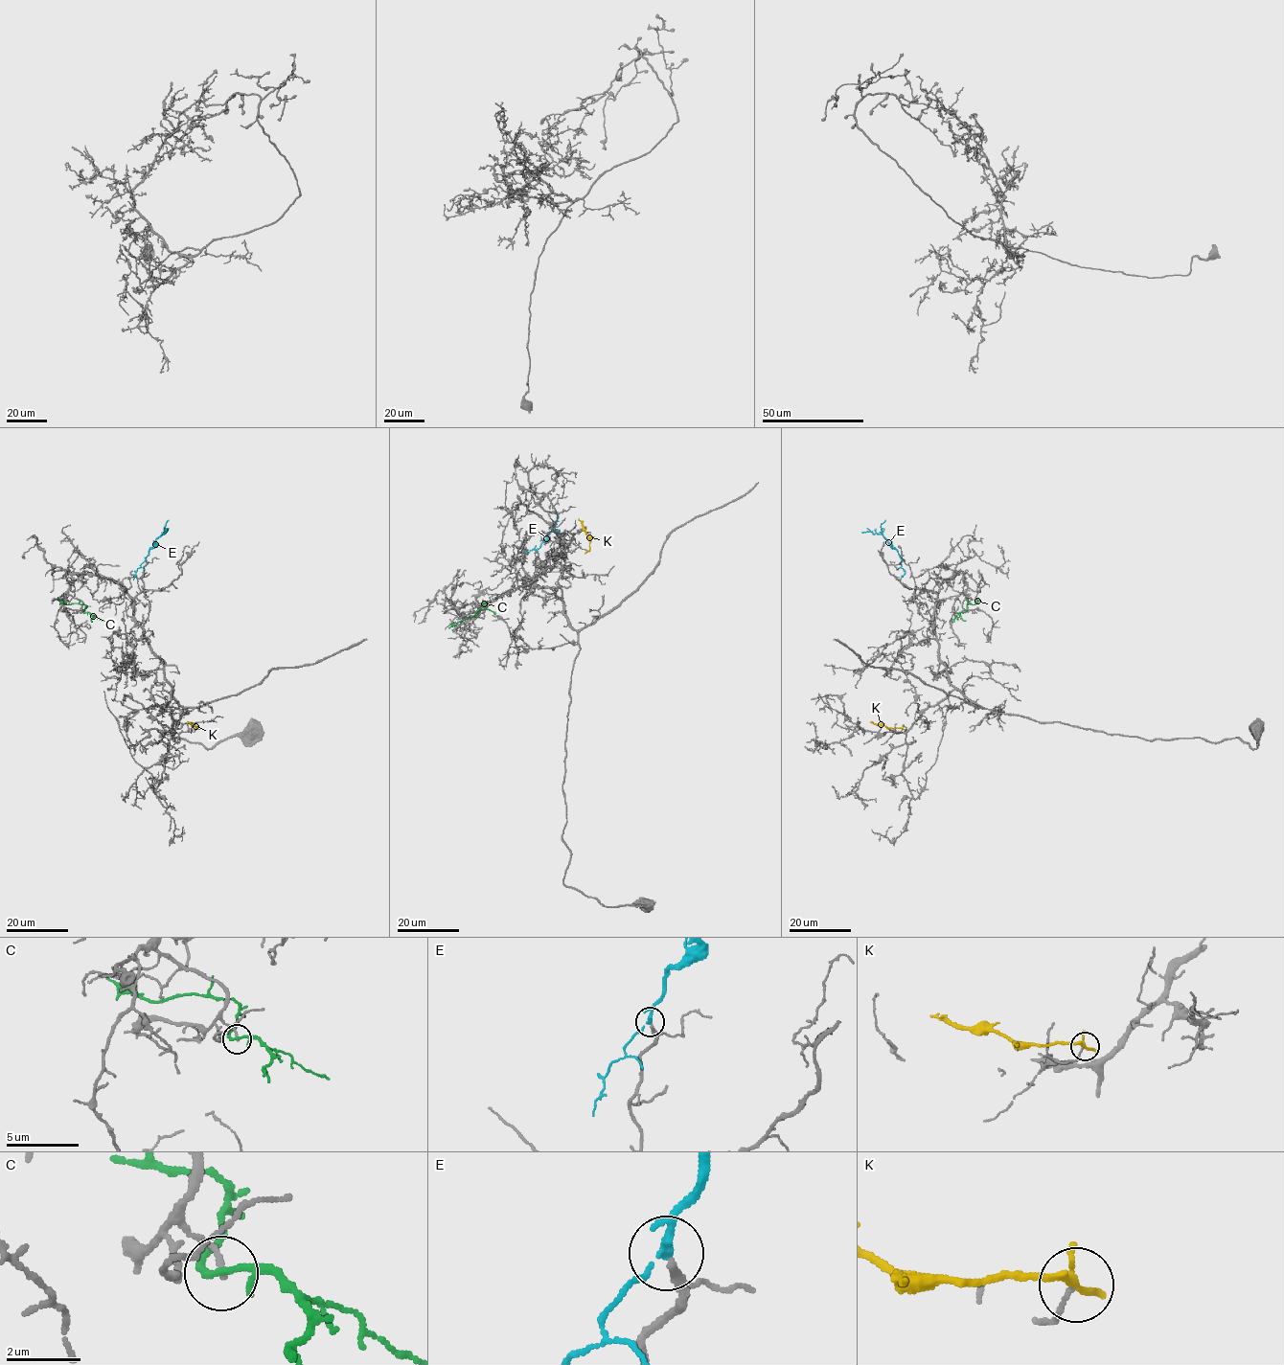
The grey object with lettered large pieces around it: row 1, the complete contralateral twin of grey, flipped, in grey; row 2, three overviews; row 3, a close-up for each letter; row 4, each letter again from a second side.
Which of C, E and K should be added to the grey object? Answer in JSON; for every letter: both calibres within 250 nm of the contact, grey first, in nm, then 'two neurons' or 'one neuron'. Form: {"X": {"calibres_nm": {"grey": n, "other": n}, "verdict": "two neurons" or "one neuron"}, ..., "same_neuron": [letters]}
{"C": {"calibres_nm": {"grey": 140, "other": 170}, "verdict": "two neurons"}, "E": {"calibres_nm": {"grey": 220, "other": 200}, "verdict": "one neuron"}, "K": {"calibres_nm": {"grey": 100, "other": 180}, "verdict": "two neurons"}, "same_neuron": ["E"]}

